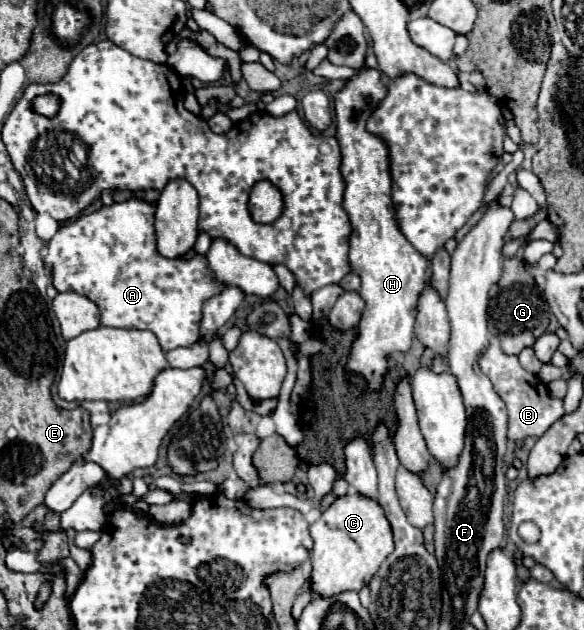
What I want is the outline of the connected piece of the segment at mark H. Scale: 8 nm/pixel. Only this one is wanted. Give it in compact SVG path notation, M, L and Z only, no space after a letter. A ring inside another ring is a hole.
M364 70L356 78L348 80L346 88L336 94L336 122L338 132L336 140L342 150L342 176L346 182L344 190L344 210L350 216L352 234L350 234L350 268L362 278L360 296L366 302L364 314L358 322L356 340L350 346L346 374L358 374L366 382L366 392L380 392L384 386L384 378L388 374L388 362L394 352L408 352L414 338L414 318L416 318L416 302L424 288L430 262L406 240L394 220L394 206L390 196L390 168L388 168L388 148L382 138L370 134L366 130L366 118L378 106L378 102L386 96L386 84L378 70Z

